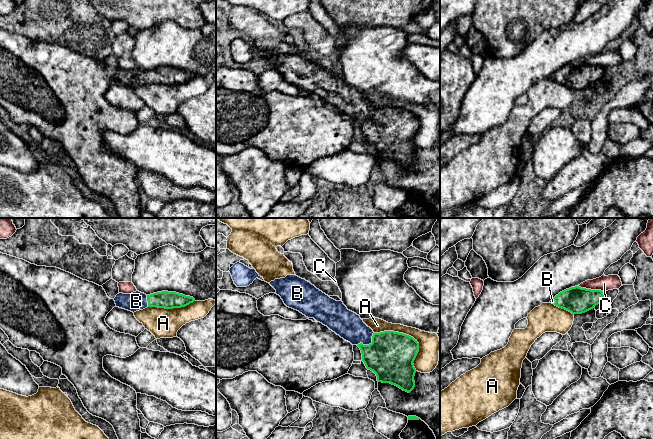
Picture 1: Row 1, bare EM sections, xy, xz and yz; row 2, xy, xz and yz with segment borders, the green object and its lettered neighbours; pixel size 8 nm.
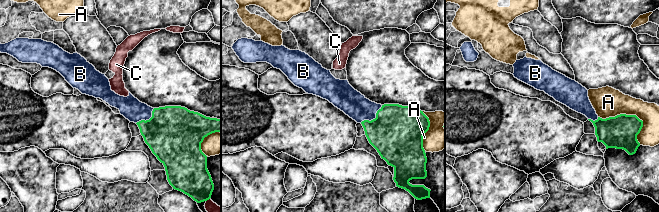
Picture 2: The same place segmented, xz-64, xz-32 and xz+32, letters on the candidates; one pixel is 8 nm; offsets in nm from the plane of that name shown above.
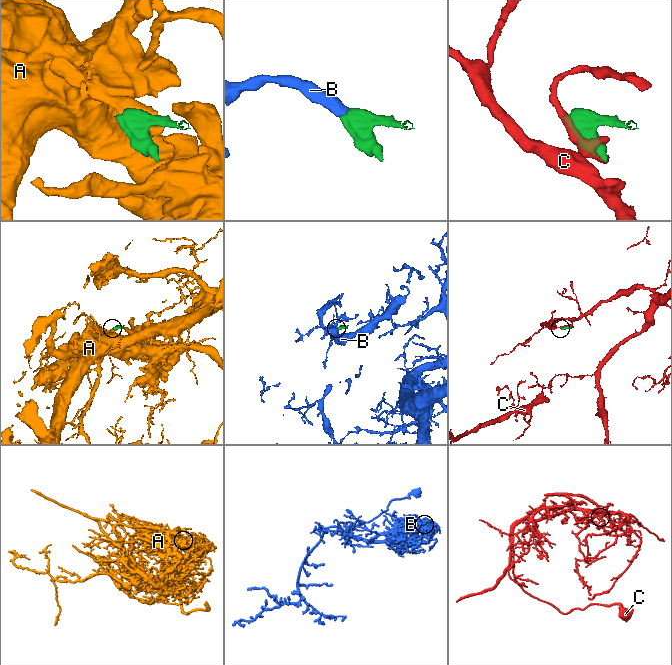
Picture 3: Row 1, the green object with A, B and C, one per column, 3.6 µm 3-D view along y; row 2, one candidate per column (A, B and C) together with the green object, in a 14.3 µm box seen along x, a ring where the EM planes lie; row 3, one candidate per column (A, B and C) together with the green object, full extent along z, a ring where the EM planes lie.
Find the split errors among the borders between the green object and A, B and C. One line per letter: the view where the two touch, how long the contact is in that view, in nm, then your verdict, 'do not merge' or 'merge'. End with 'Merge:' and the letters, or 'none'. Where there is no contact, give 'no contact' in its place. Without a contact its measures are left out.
A: meets green in xz; contact 460 nm long; do not merge
B: meets green in xz; contact 170 nm long; merge
C: meets green in yz; contact 200 nm long; do not merge
Merge: B

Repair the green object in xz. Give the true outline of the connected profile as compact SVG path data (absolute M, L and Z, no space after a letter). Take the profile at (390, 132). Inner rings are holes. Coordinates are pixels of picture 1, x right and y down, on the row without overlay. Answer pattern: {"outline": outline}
{"outline": "M287 51L269 60L287 83L314 94L344 116L357 121L362 137L376 150L378 158L390 159L408 169L414 165L416 145L413 138L419 128L419 119L413 113L394 107L374 109L342 77L330 74L296 51Z"}

